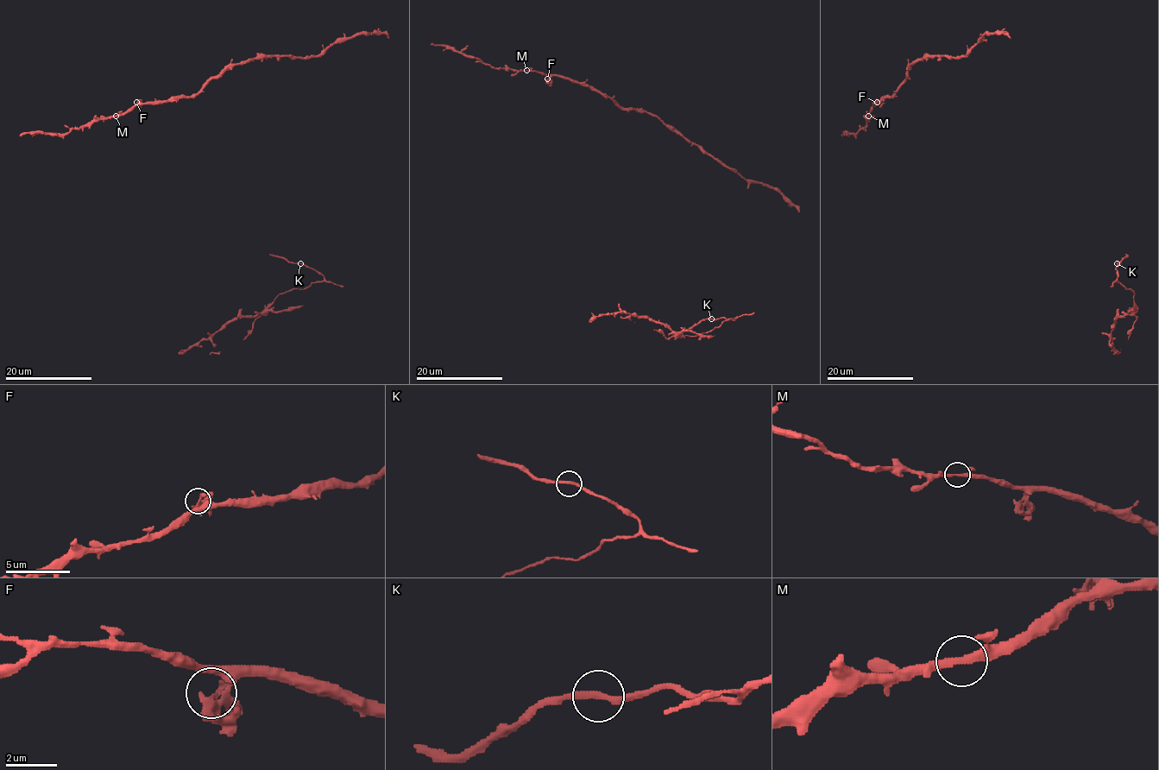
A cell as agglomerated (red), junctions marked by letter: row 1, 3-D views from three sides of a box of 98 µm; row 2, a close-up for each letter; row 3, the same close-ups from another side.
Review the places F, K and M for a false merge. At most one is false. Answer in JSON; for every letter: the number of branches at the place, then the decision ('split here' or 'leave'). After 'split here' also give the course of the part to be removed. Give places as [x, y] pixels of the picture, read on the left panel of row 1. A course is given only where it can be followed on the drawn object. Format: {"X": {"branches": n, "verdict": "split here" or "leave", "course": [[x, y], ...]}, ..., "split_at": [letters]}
{"F": {"branches": 3, "verdict": "leave"}, "K": {"branches": 2, "verdict": "leave"}, "M": {"branches": 3, "verdict": "leave"}, "split_at": []}

